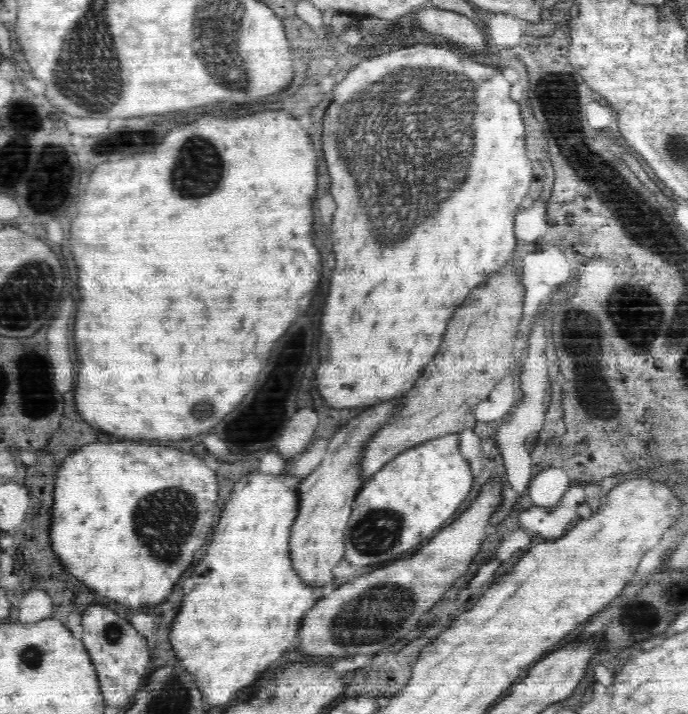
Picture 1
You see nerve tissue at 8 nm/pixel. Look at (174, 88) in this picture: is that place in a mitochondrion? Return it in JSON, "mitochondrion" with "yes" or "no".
{"mitochondrion":"no"}

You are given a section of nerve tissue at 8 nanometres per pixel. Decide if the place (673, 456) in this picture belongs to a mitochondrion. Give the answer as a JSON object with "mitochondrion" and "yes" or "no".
{"mitochondrion":"no"}

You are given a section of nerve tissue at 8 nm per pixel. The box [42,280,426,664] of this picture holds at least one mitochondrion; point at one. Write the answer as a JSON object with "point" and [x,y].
{"point":[163,531]}

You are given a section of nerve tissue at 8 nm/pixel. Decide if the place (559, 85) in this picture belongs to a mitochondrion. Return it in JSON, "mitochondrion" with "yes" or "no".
{"mitochondrion":"yes"}

